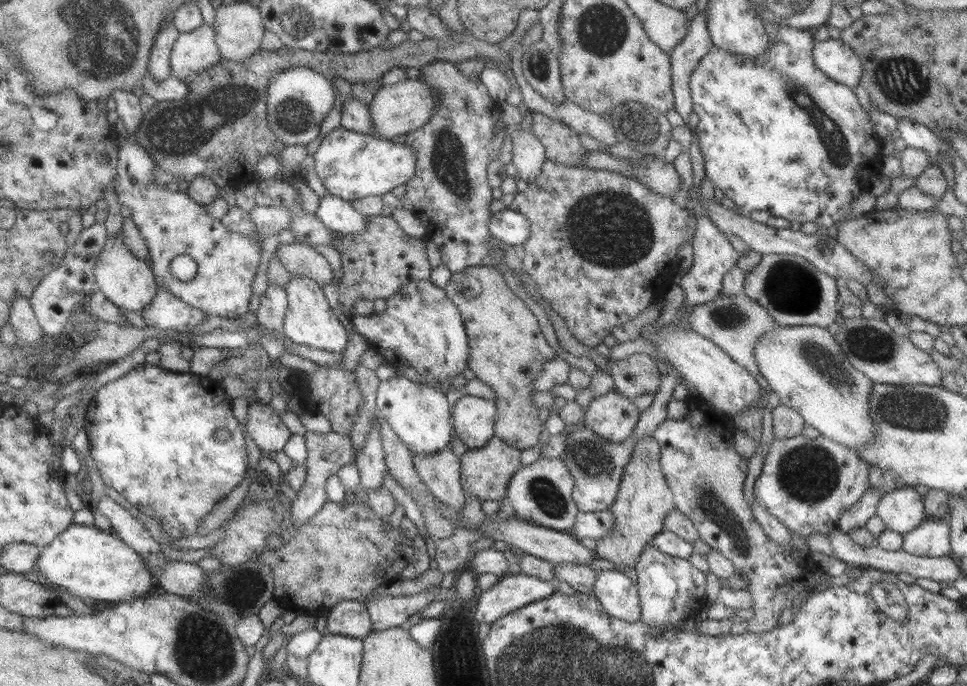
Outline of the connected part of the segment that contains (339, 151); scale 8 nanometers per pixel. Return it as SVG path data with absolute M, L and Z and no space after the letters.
M340 126L322 138L309 161L327 193L352 201L364 196L381 196L405 184L414 175L416 154L403 143L392 143Z

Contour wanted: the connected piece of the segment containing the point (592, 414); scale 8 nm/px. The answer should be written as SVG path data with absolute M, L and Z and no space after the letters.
M611 389L592 397L584 410L583 426L609 442L623 442L633 434L639 418L638 408L626 396Z

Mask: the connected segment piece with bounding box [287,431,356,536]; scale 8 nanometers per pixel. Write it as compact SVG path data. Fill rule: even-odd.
M305 432L305 452L307 458L305 458L305 471L307 476L299 491L295 492L295 500L288 505L289 511L291 511L291 524L287 526L287 532L289 536L293 536L297 529L306 523L307 518L313 517L321 506L325 503L326 494L325 481L329 476L338 475L339 470L343 465L347 465L356 456L351 453L351 443L349 443L349 437L339 435L335 432L327 432L327 434L313 434L311 432Z

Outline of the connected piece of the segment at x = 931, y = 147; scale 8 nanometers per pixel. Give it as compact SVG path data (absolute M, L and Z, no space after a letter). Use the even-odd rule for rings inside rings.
M899 117L896 129L900 132L900 137L904 140L907 147L920 148L926 150L929 155L930 164L937 166L937 151L941 148L941 141L935 137L924 124L917 121Z

